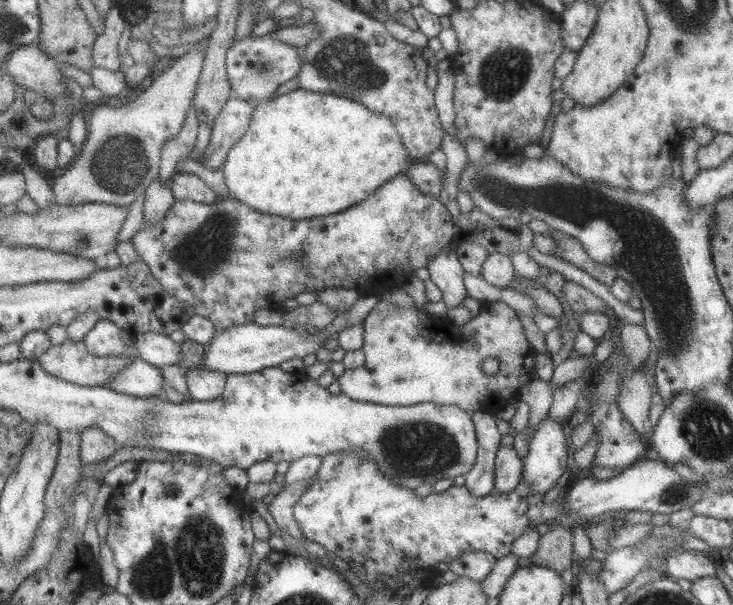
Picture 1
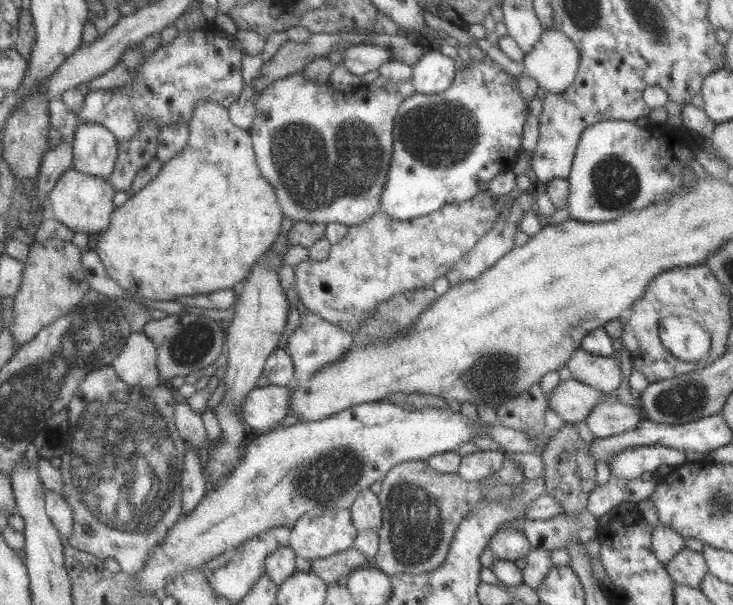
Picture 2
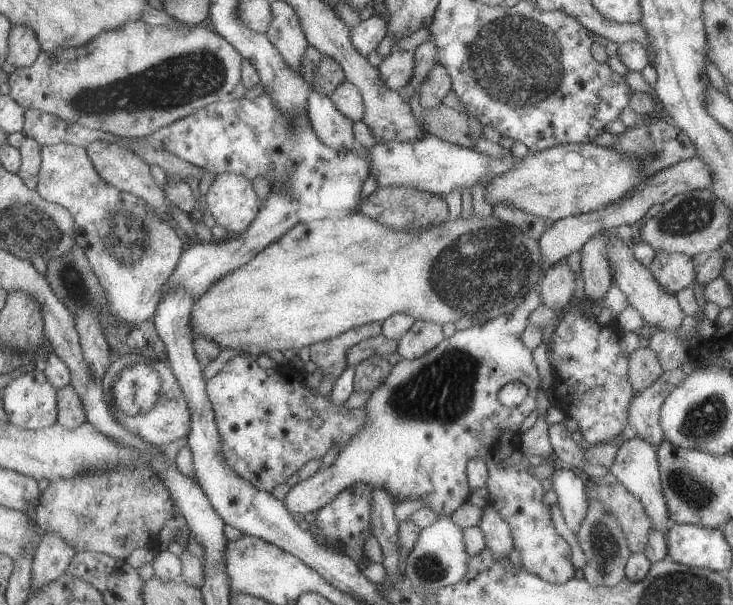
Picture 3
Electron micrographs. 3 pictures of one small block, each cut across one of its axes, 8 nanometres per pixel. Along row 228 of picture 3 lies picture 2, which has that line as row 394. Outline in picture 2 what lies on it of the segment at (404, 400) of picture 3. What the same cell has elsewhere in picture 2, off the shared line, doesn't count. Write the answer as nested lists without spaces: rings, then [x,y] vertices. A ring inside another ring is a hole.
[[[574,377],[561,380],[547,395],[547,407],[551,408],[566,423],[582,422],[602,399],[614,397],[616,391],[600,392]]]

